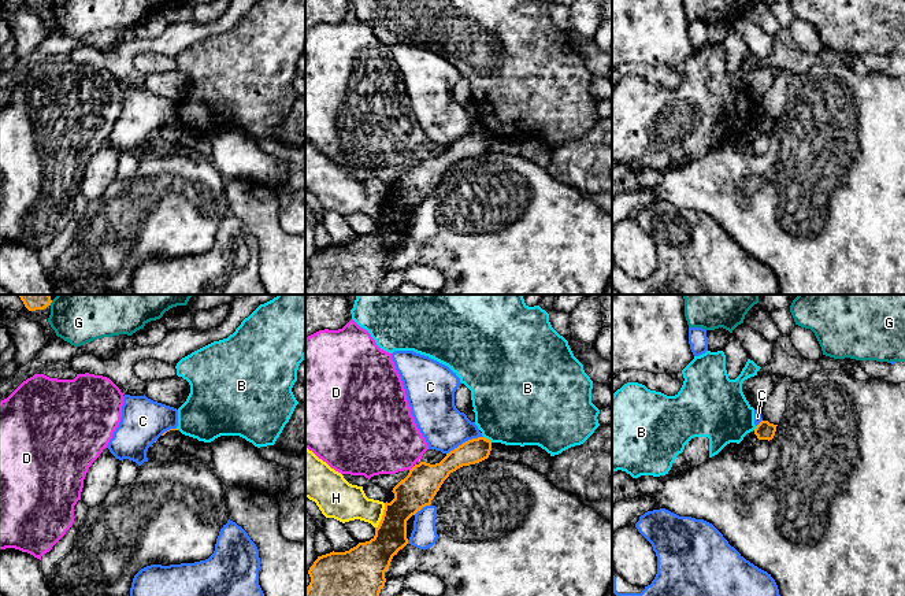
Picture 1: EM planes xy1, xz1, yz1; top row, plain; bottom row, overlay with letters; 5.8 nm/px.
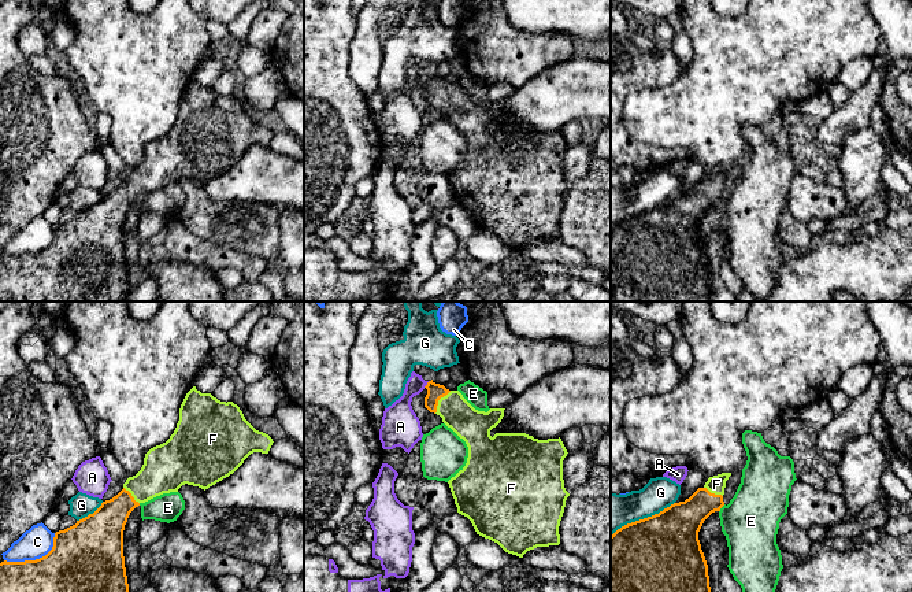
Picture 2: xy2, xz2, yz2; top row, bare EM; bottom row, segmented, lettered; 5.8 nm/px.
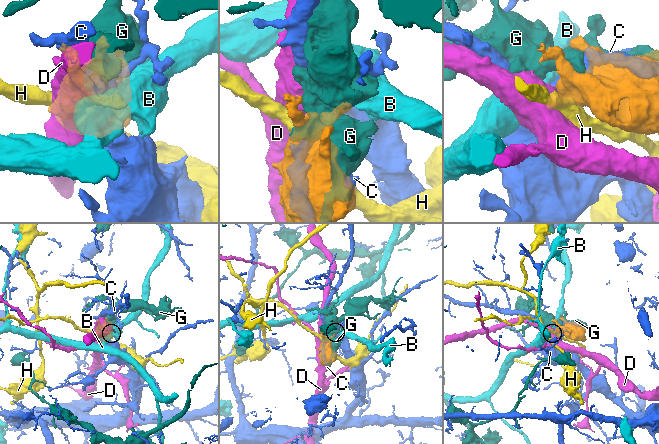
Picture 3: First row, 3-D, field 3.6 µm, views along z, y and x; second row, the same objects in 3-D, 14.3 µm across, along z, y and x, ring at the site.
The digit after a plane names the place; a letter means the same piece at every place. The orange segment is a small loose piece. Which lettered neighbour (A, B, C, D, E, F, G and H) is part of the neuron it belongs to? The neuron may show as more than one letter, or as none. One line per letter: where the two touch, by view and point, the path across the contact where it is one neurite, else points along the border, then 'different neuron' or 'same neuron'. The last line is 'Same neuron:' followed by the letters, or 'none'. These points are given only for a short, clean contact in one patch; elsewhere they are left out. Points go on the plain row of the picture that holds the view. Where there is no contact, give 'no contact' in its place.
A: xz2 (427, 77) | along xz2 (429, 74), (423, 80) | different neuron
B: xz1 (486, 132) | along xz1 (483, 129), (492, 134) | different neuron
C: xy2 (36, 252) | different neuron
D: xz1 (412, 160) | along xz1 (415, 156), (410, 163) | different neuron
E: yz2 (720, 200) | along yz2 (725, 198), (719, 204) | different neuron
F: xz2 (438, 92) | across xz2 (434, 84), (438, 92), (449, 97), (471, 118) | same neuron
G: yz2 (644, 211) | different neuron
H: xz1 (382, 208) | along xz1 (385, 196), (382, 211), (375, 221) | different neuron
Same neuron: F

